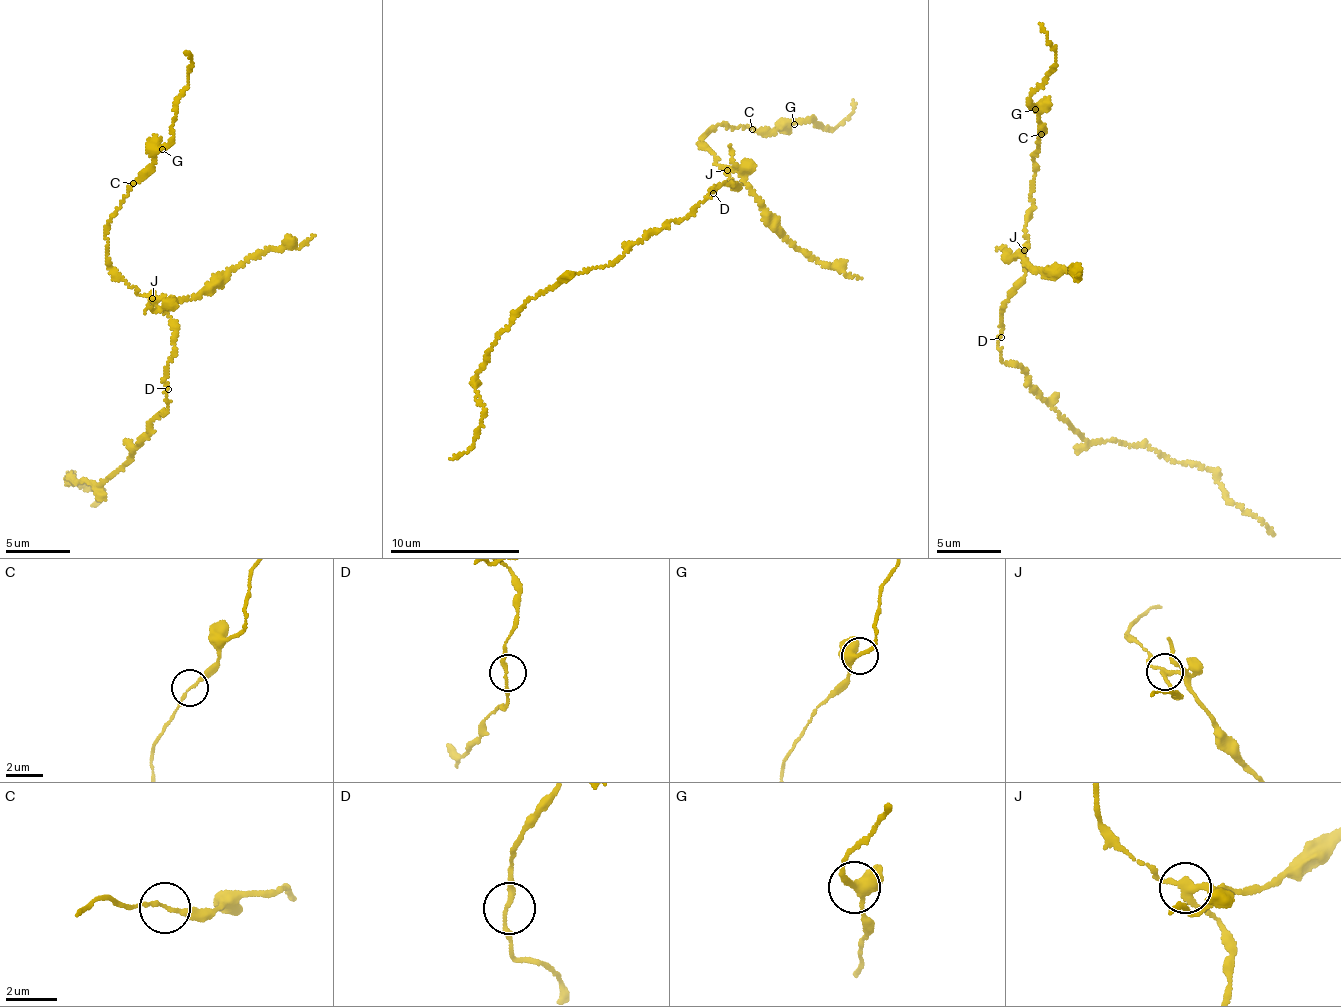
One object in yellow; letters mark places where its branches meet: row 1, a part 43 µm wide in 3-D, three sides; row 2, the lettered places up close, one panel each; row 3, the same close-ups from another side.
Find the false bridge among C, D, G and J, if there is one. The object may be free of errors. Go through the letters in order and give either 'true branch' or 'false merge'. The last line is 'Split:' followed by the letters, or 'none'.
C: true branch
D: true branch
G: true branch
J: false merge
Split: J

